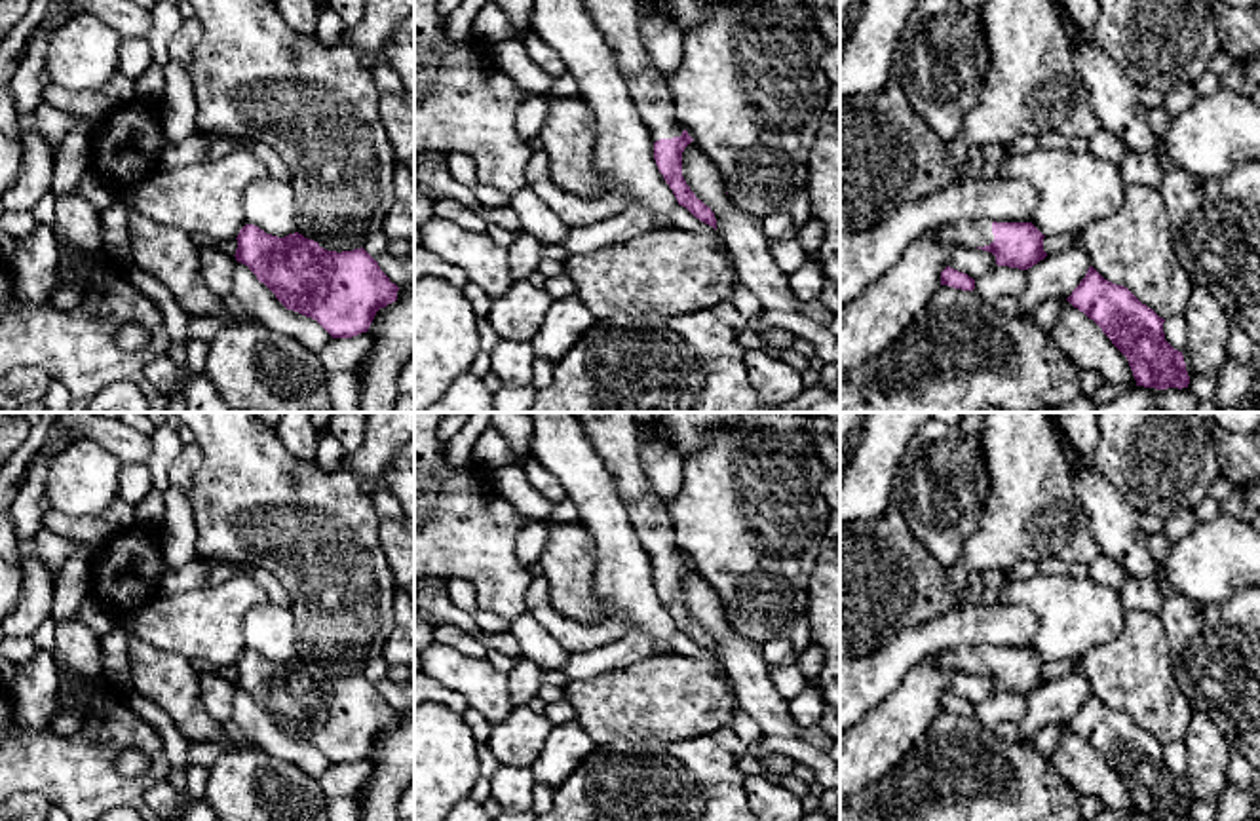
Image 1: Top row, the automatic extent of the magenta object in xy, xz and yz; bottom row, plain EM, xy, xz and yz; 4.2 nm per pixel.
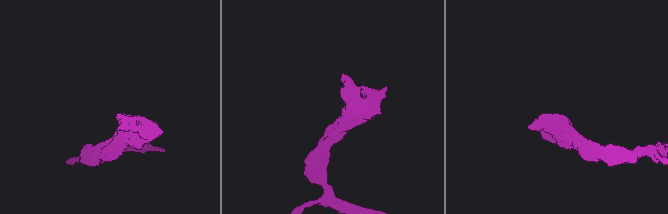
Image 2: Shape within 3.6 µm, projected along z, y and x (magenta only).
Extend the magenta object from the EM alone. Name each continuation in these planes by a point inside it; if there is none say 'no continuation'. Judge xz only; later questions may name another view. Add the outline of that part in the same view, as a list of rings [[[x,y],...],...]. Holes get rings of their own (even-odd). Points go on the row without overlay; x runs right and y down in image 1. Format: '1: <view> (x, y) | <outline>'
1: xz (614, 436) | [[[574,412],[595,450],[614,477],[627,517],[652,561],[680,563],[684,553],[677,544],[667,507],[648,485],[639,458],[639,426],[633,412]]]

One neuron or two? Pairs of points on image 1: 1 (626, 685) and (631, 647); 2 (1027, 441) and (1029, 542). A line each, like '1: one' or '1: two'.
1: two
2: one

